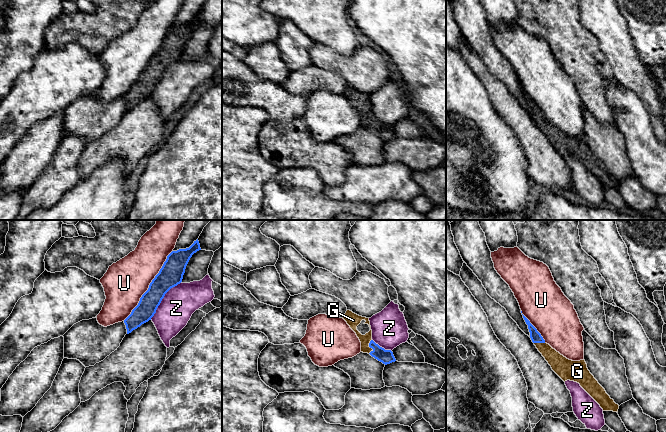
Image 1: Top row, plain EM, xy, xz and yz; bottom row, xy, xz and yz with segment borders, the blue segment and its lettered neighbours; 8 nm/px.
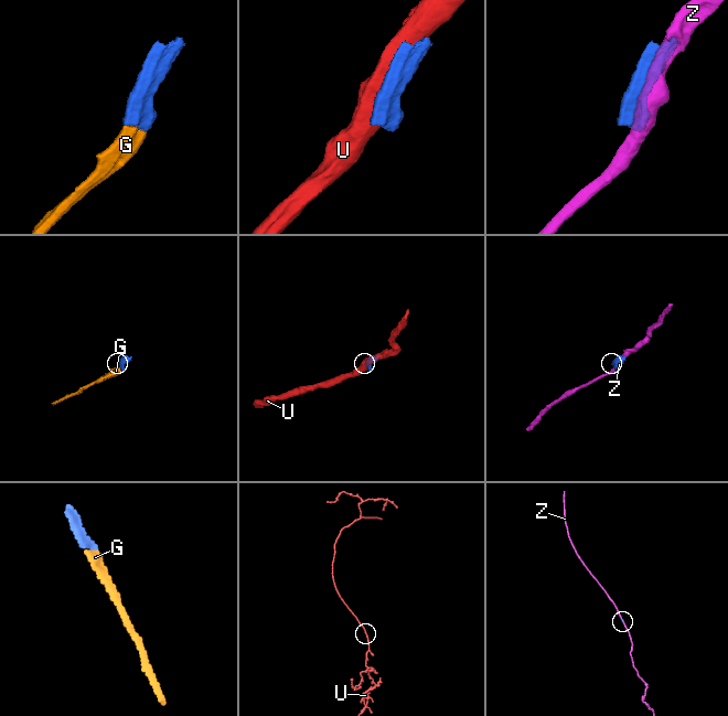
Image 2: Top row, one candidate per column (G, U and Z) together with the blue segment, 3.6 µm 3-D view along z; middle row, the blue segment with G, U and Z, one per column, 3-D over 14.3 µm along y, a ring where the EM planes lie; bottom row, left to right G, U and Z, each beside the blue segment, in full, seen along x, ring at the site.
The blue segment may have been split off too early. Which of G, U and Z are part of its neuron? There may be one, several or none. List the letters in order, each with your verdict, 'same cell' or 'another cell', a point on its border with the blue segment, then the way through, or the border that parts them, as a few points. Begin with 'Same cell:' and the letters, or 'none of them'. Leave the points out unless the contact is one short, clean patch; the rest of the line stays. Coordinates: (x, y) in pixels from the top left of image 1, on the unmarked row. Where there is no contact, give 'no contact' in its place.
Same cell: G
G: same cell; contact xz (369, 122); way xz (386, 133), (369, 122), (354, 105), (353, 96)
U: another cell; contact xy (149, 61)
Z: another cell; contact xy (162, 74)

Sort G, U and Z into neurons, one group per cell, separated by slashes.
G / U / Z

